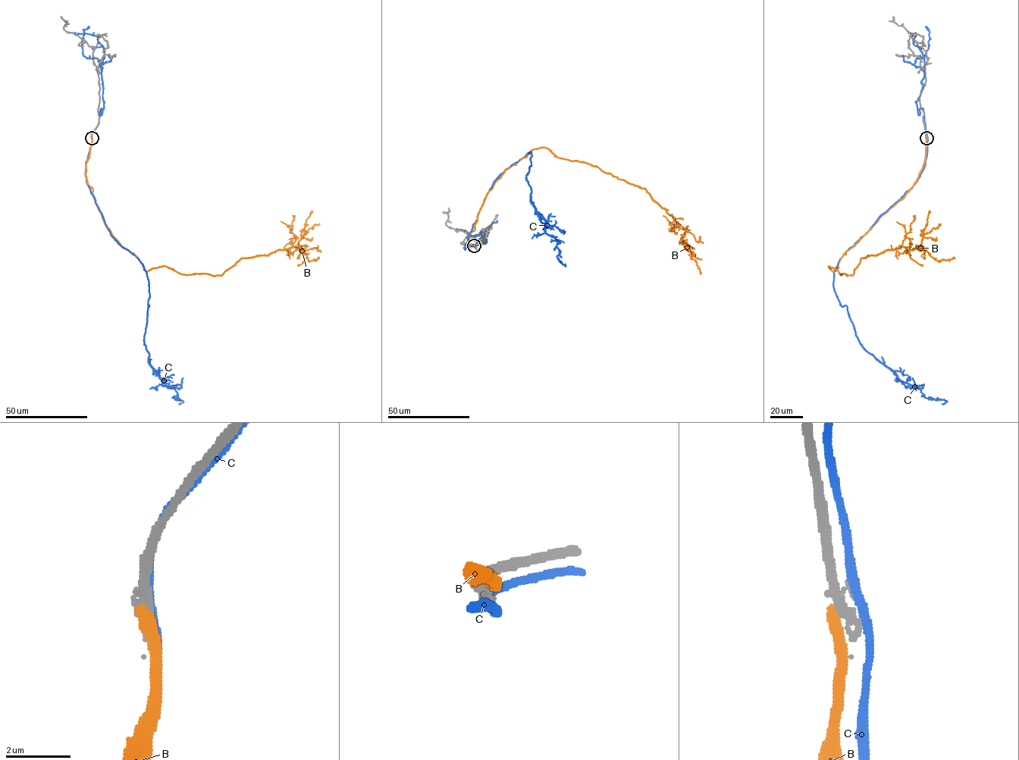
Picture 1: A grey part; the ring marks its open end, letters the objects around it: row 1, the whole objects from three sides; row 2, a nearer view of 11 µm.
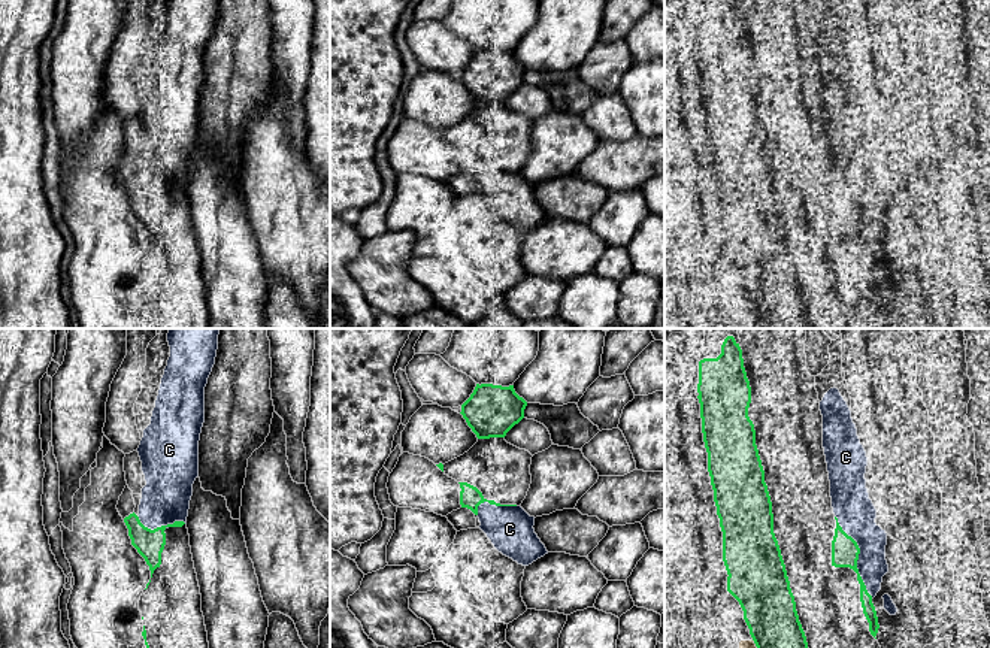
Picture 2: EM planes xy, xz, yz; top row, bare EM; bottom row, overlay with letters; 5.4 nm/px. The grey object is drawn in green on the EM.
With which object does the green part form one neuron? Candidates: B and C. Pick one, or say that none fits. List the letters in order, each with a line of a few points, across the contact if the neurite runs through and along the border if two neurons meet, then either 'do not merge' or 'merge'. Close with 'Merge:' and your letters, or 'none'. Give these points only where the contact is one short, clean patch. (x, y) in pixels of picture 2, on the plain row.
B: do not merge
C: do not merge
Merge: none

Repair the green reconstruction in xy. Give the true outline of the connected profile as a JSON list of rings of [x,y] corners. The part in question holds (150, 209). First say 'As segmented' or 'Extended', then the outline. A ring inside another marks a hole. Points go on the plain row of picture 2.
As segmented. [[[134,178],[125,182],[124,188],[128,194],[131,211],[145,224],[152,243],[154,236],[161,230],[161,218],[166,211],[164,196],[167,193],[182,193],[185,188],[175,187],[173,190],[161,191],[151,196],[140,188],[139,182]]]

